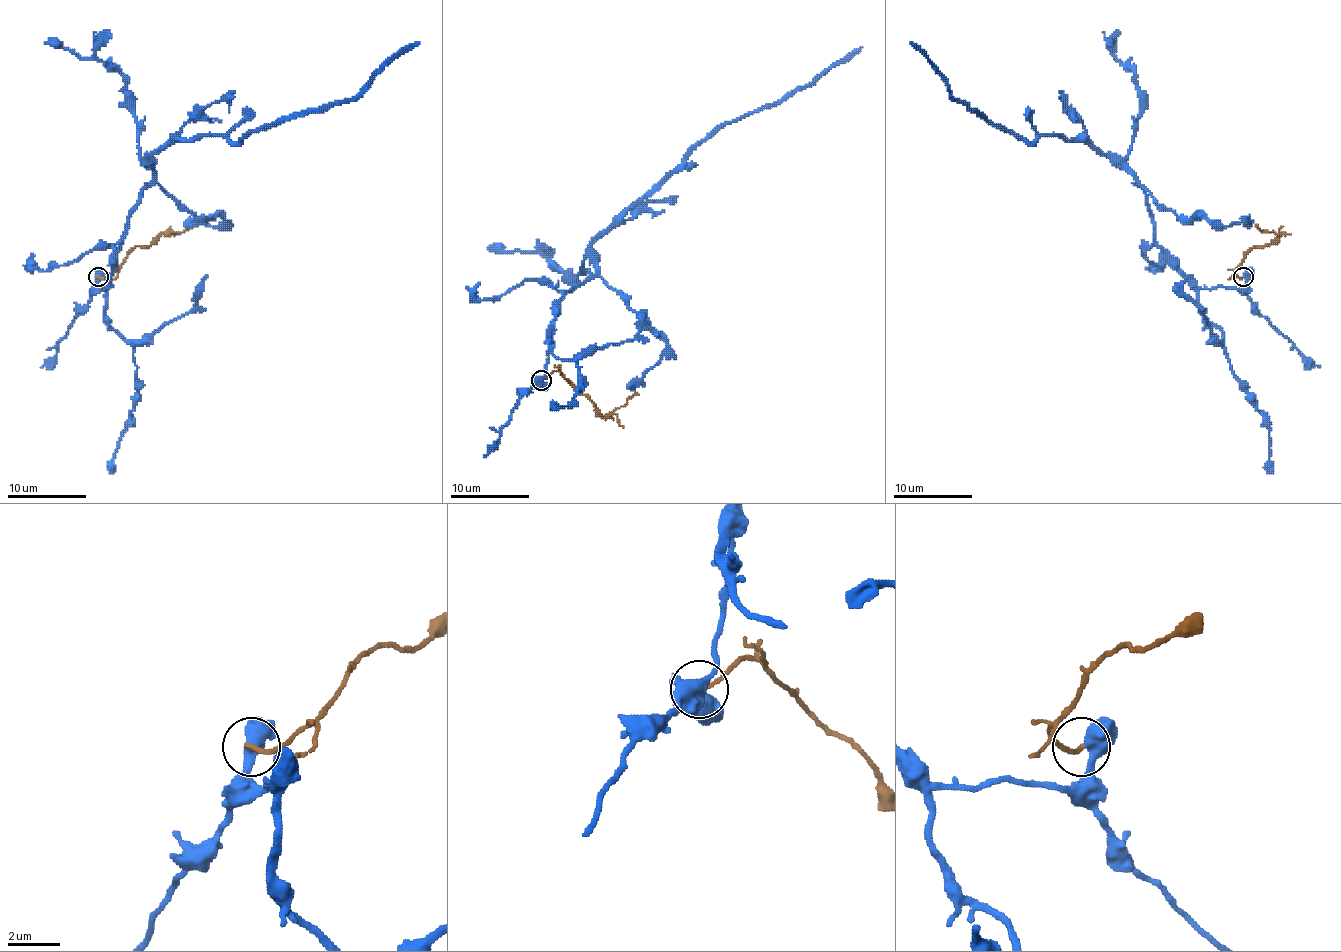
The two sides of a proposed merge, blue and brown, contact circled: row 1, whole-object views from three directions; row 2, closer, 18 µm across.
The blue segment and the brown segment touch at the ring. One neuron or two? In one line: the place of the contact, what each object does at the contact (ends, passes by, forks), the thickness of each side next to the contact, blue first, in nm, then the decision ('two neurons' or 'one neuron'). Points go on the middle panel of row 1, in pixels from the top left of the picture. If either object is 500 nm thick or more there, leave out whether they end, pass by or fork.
(541, 380) | blue passes by | brown ends | 480/170 nm | two neurons

